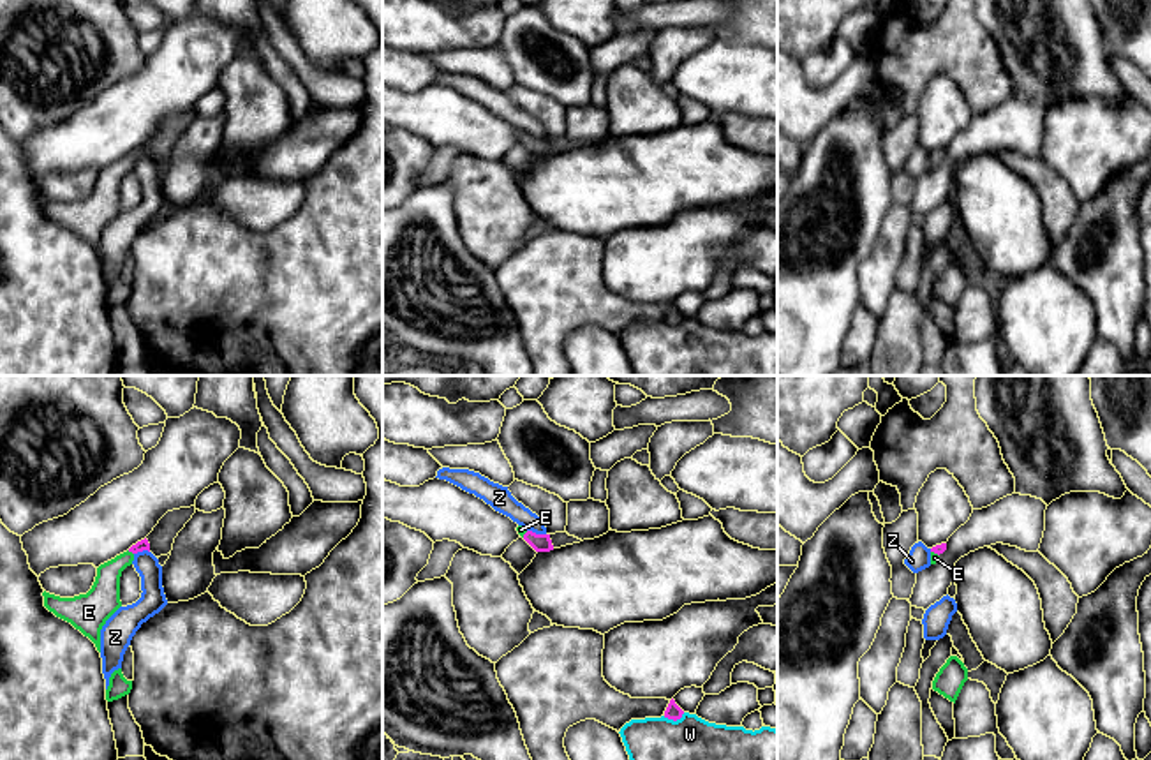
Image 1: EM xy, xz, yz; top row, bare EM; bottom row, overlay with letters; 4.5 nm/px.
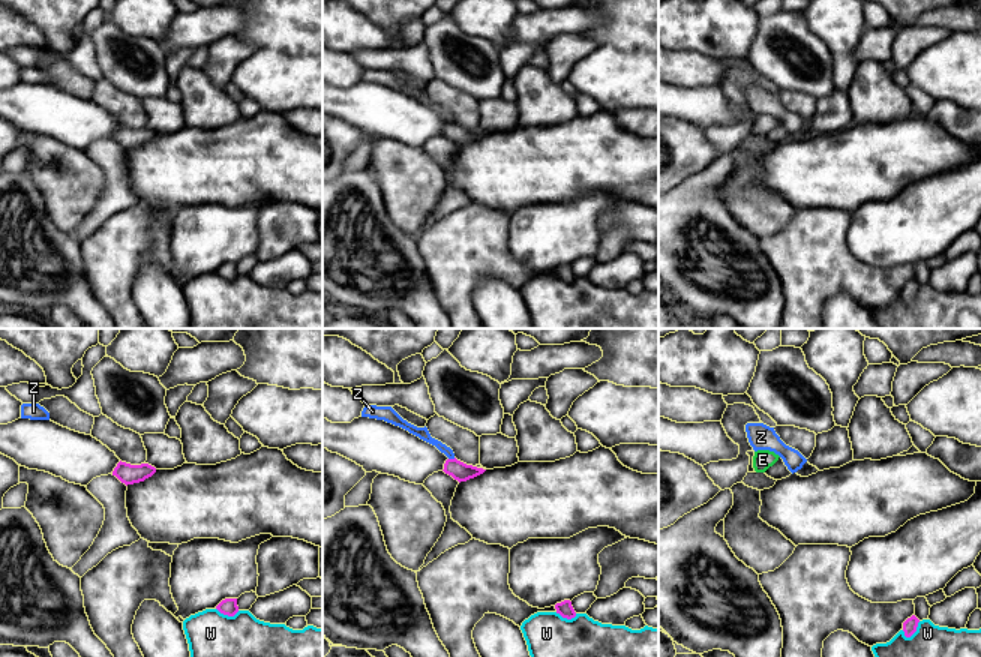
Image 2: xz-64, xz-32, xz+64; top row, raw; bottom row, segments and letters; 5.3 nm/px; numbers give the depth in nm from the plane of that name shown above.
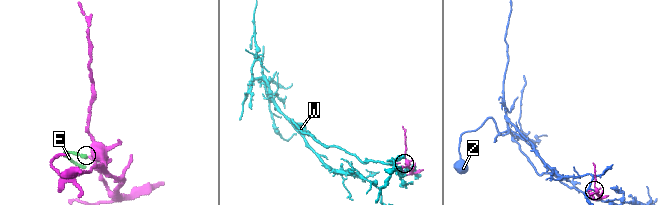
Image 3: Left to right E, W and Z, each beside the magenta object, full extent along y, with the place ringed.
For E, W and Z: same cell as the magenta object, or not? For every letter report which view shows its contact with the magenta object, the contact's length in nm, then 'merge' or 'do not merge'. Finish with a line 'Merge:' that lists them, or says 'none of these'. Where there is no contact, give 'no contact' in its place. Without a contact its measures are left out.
E: xy | 40 nm | merge
W: xz | 110 nm | do not merge
Z: xz | 90 nm | do not merge
Merge: E

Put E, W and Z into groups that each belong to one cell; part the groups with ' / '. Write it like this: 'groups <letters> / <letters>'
groups E / W / Z

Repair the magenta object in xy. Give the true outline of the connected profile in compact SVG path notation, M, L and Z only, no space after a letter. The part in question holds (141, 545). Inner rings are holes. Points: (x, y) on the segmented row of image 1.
M146 538L132 545L127 552L100 564L97 568L95 582L86 594L60 598L44 591L44 607L88 637L100 652L100 630L106 621L122 607L122 571L130 566L134 555L143 550L150 552L150 543Z

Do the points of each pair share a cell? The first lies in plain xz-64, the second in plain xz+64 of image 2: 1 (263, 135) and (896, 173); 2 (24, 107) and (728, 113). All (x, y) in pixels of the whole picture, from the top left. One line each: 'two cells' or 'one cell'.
1: one cell
2: one cell

